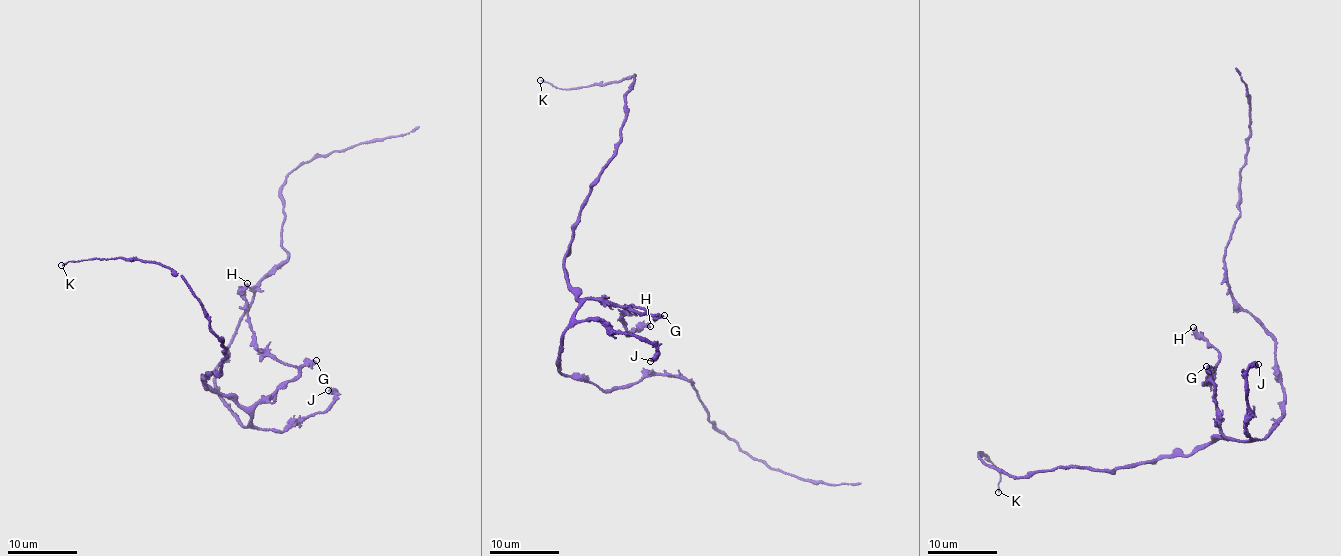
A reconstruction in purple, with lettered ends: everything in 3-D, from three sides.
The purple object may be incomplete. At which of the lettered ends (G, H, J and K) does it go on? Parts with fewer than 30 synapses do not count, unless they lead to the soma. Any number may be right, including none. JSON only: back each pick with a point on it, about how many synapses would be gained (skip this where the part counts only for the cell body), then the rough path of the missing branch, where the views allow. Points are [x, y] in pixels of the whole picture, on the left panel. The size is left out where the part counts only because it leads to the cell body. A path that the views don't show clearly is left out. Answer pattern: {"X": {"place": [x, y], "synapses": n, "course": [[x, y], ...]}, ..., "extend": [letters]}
{"extend": []}

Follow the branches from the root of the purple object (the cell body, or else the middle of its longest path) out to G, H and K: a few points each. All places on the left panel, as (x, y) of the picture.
G: (243, 426), (248, 426), (254, 408), (295, 377), (304, 365), (316, 360)
H: (243, 426), (248, 426), (254, 408), (298, 372), (256, 347), (244, 295), (247, 283)
K: (243, 426), (247, 412), (202, 383), (201, 375), (220, 369), (224, 349), (183, 277), (120, 256), (61, 265)

